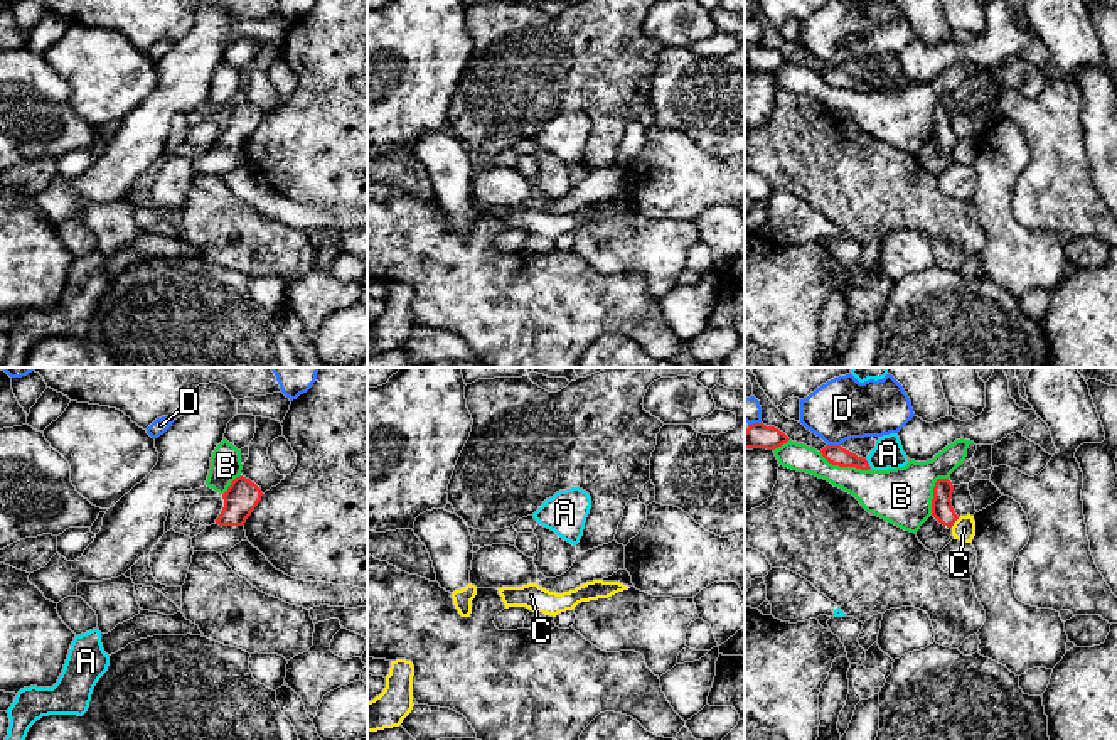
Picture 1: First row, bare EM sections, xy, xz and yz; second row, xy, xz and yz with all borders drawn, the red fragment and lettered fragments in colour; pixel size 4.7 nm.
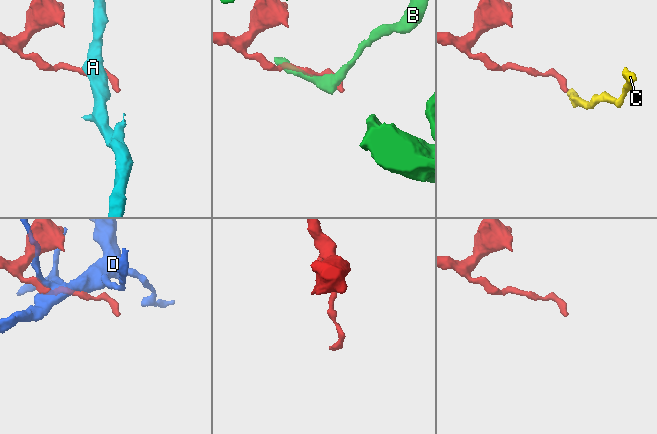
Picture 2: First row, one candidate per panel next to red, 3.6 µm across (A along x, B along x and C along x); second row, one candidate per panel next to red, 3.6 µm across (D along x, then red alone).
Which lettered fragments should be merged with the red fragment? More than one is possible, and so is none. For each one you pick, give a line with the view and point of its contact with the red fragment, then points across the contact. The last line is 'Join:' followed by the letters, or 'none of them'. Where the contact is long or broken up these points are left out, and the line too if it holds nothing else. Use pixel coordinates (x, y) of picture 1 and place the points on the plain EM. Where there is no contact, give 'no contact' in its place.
Join: none of them

